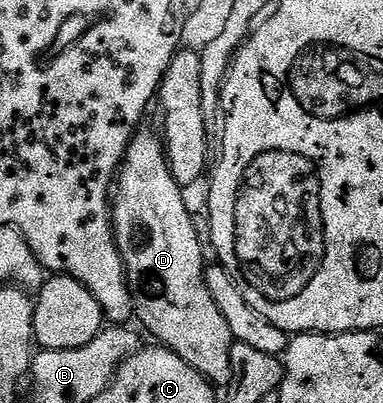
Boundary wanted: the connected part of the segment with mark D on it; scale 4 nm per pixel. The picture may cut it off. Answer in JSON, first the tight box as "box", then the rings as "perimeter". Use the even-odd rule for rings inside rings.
{"box":[112,132,234,387],"perimeter":[[[137,132],[128,144],[128,149],[124,153],[124,162],[120,165],[118,180],[114,185],[114,196],[112,202],[112,230],[116,236],[116,246],[124,260],[124,271],[128,274],[128,286],[132,289],[132,299],[134,302],[134,313],[140,321],[156,336],[155,340],[159,344],[173,349],[182,359],[186,359],[186,363],[190,363],[190,367],[194,367],[201,375],[207,377],[213,386],[226,387],[230,381],[230,351],[234,344],[234,338],[230,327],[226,323],[226,319],[222,319],[222,311],[218,311],[218,303],[214,303],[214,299],[210,295],[210,291],[204,282],[204,271],[206,268],[206,260],[204,261],[205,246],[198,239],[198,231],[196,230],[196,222],[194,213],[188,210],[188,205],[184,202],[182,187],[174,179],[174,175],[168,166],[168,158],[164,152],[164,146],[161,138],[156,137],[152,133]]]}

